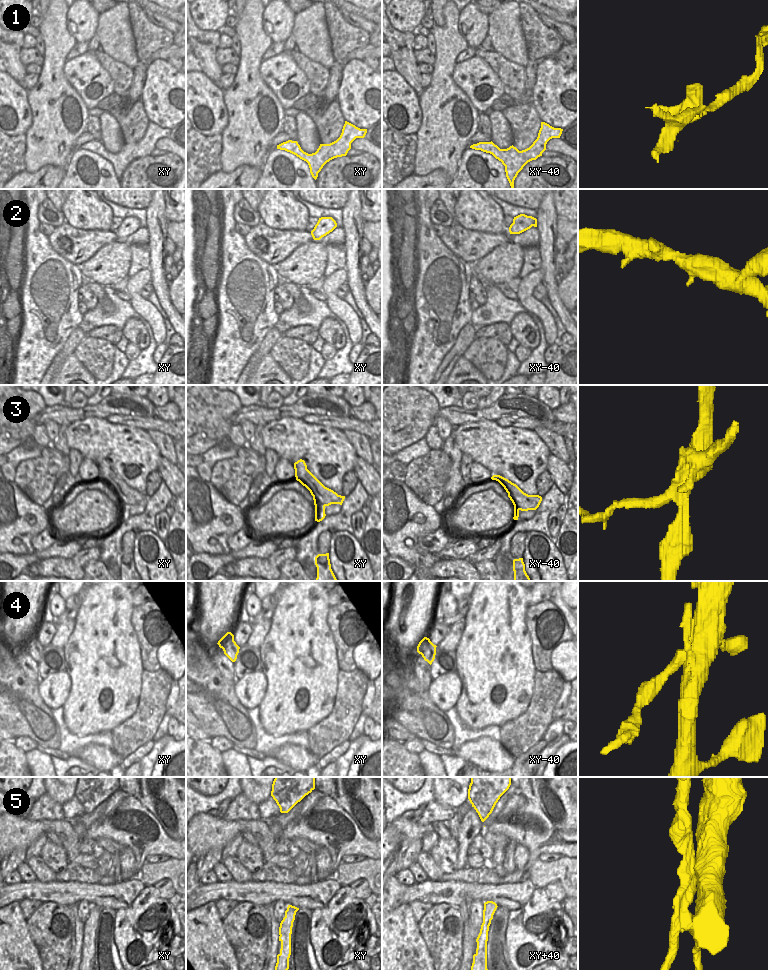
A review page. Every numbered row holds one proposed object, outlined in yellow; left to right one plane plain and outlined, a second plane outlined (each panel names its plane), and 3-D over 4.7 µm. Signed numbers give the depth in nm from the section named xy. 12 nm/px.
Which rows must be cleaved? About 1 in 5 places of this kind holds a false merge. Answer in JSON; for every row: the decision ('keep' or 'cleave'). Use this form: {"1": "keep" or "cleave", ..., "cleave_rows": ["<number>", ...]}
{"1": "keep", "2": "keep", "3": "cleave", "4": "cleave", "5": "cleave", "cleave_rows": ["3", "4", "5"]}

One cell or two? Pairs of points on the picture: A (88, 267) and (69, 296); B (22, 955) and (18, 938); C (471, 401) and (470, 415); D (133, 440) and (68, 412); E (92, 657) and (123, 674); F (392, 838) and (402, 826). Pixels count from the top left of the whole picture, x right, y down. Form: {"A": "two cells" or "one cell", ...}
{"A": "two cells", "B": "one cell", "C": "two cells", "D": "two cells", "E": "one cell", "F": "two cells"}

